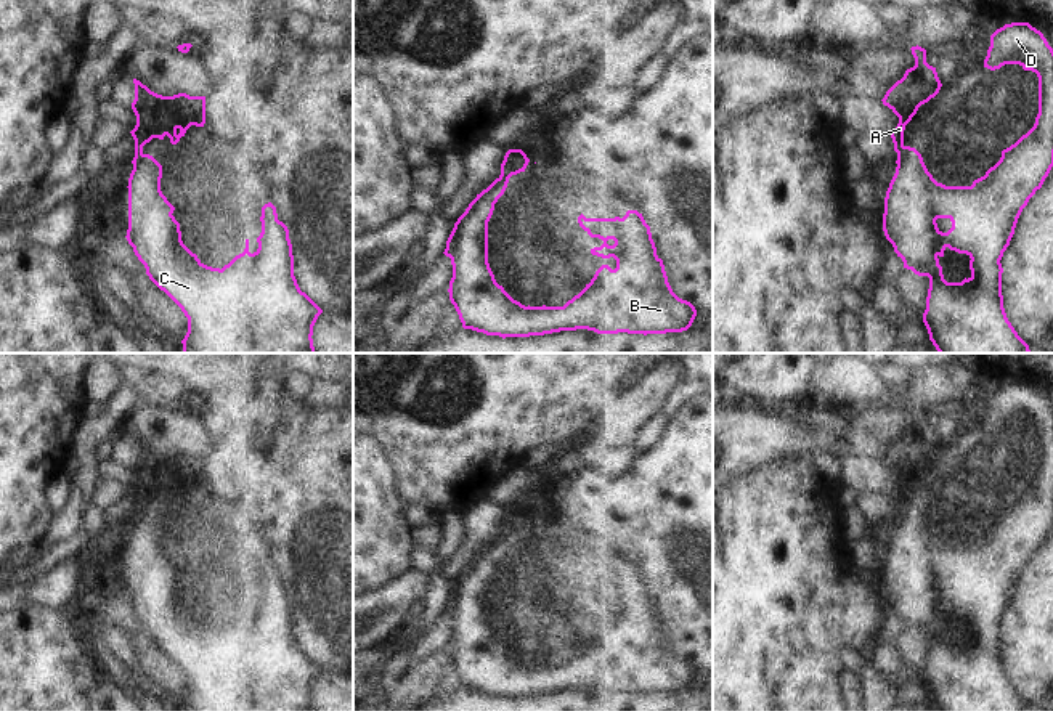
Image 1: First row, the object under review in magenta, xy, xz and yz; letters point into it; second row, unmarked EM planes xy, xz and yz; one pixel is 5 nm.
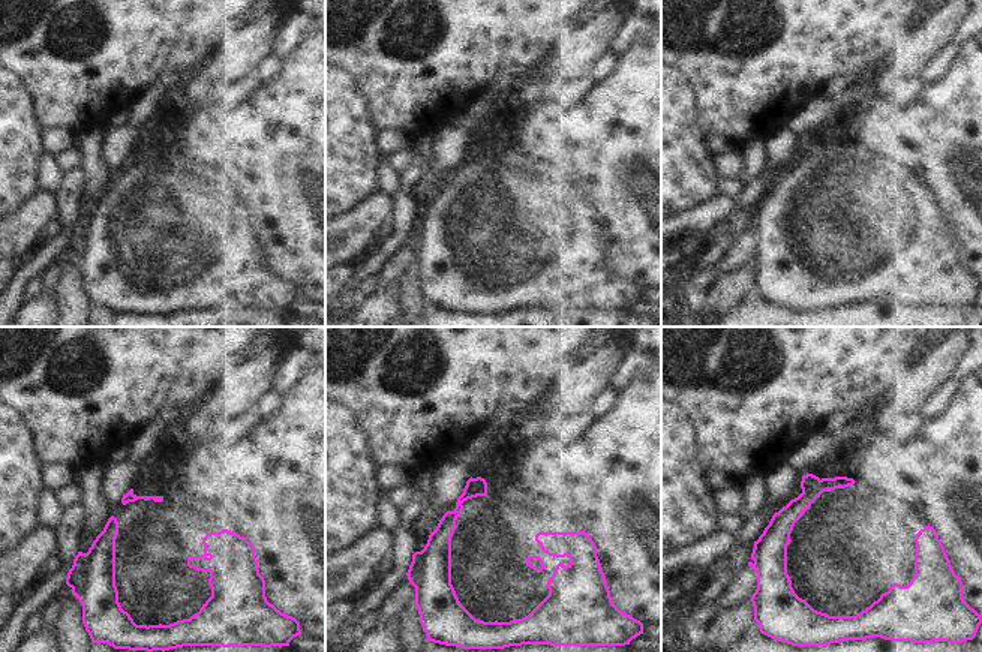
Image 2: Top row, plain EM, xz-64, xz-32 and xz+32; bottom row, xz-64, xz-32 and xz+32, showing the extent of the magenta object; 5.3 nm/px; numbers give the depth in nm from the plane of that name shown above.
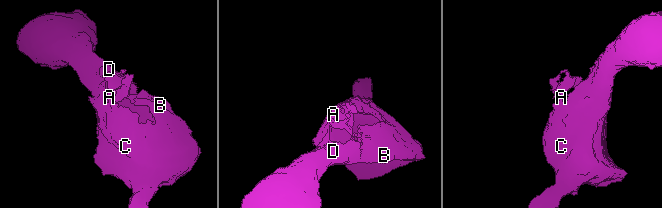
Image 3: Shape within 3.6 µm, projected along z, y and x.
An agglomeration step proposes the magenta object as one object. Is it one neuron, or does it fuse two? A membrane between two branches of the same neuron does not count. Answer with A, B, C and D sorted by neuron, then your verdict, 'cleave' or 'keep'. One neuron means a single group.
groups A / B C D; cleave

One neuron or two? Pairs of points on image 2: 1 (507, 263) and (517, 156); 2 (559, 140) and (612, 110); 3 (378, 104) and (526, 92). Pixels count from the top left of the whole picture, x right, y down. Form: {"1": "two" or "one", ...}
{"1": "one", "2": "one", "3": "two"}

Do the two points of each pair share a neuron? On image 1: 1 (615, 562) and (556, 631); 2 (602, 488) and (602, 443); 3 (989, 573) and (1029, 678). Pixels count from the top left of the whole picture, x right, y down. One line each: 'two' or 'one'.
1: one
2: two
3: two

